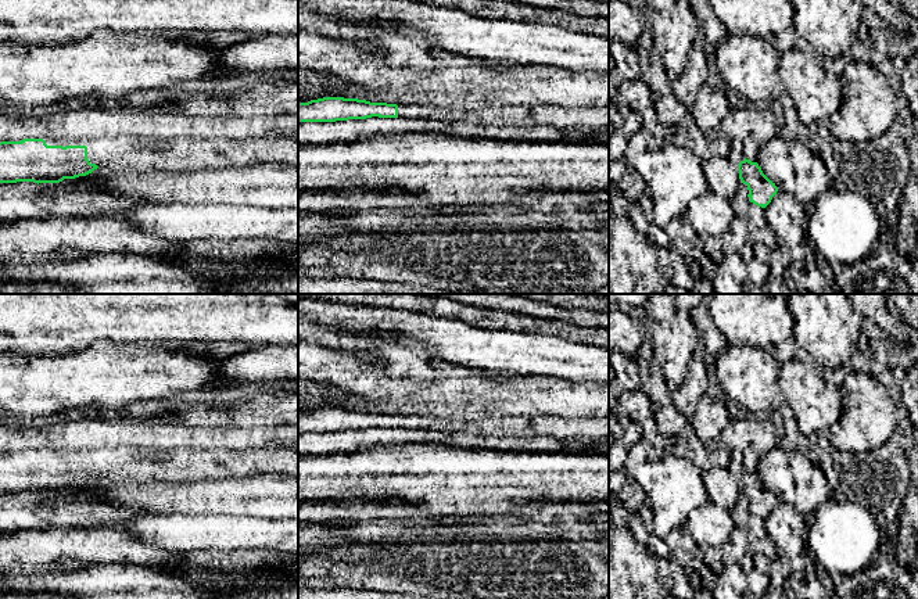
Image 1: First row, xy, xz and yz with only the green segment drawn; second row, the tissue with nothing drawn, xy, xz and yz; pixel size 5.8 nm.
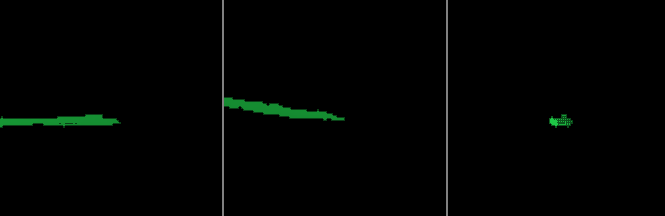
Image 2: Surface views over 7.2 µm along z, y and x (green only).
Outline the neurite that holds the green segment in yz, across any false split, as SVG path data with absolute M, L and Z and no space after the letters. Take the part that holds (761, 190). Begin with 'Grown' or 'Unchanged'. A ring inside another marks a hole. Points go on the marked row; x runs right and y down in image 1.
Grown. M732 141L728 158L738 166L741 183L747 186L749 201L757 207L765 208L778 191L775 183L763 173L757 162L745 158L741 141Z

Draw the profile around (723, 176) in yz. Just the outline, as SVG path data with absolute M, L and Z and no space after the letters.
M714 157L702 161L702 168L704 179L709 183L709 190L732 201L741 184L738 165L729 158Z

